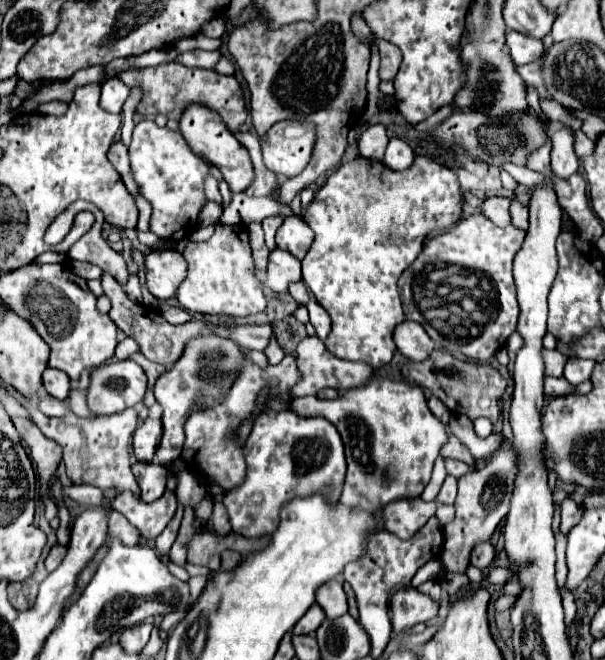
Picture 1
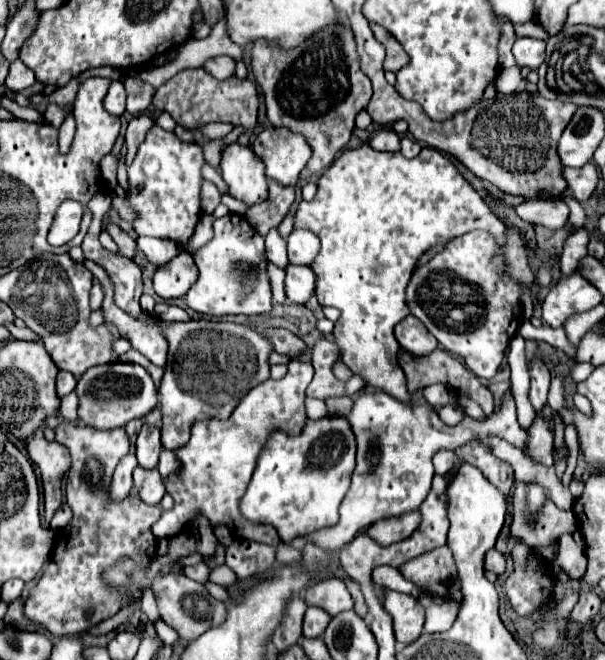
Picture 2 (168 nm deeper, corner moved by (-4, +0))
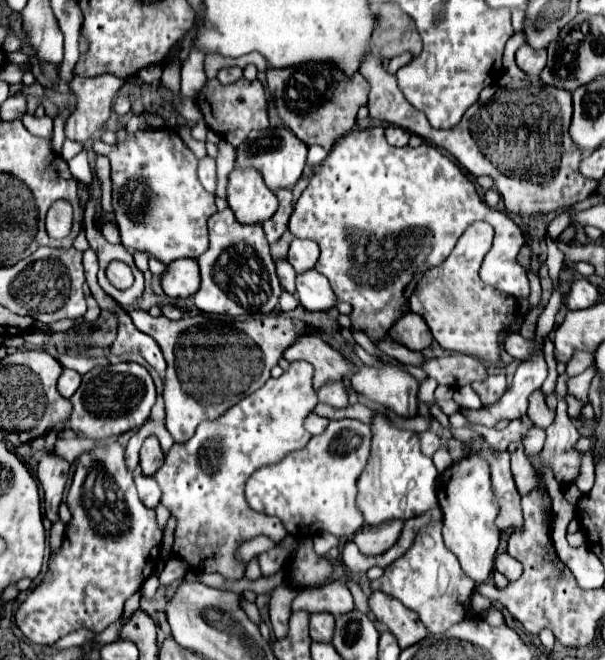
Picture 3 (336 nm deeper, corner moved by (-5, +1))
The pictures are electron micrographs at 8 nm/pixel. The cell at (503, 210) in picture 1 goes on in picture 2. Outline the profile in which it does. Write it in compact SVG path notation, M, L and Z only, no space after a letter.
M527 200L515 208L517 216L531 224L541 224L549 230L559 230L567 224L569 208L563 200L547 202L547 200Z

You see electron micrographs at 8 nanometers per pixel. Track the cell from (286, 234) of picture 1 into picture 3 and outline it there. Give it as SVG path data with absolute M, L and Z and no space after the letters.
M292 239L290 251L288 251L288 261L296 269L296 273L300 273L300 271L312 269L318 261L318 255L320 255L320 247L314 241Z

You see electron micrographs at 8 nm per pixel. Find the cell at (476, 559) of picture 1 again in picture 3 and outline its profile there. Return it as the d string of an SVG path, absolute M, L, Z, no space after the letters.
M508 553L496 555L494 565L496 565L496 569L498 569L508 581L516 581L516 579L522 575L522 565L520 565L514 557L510 557Z

